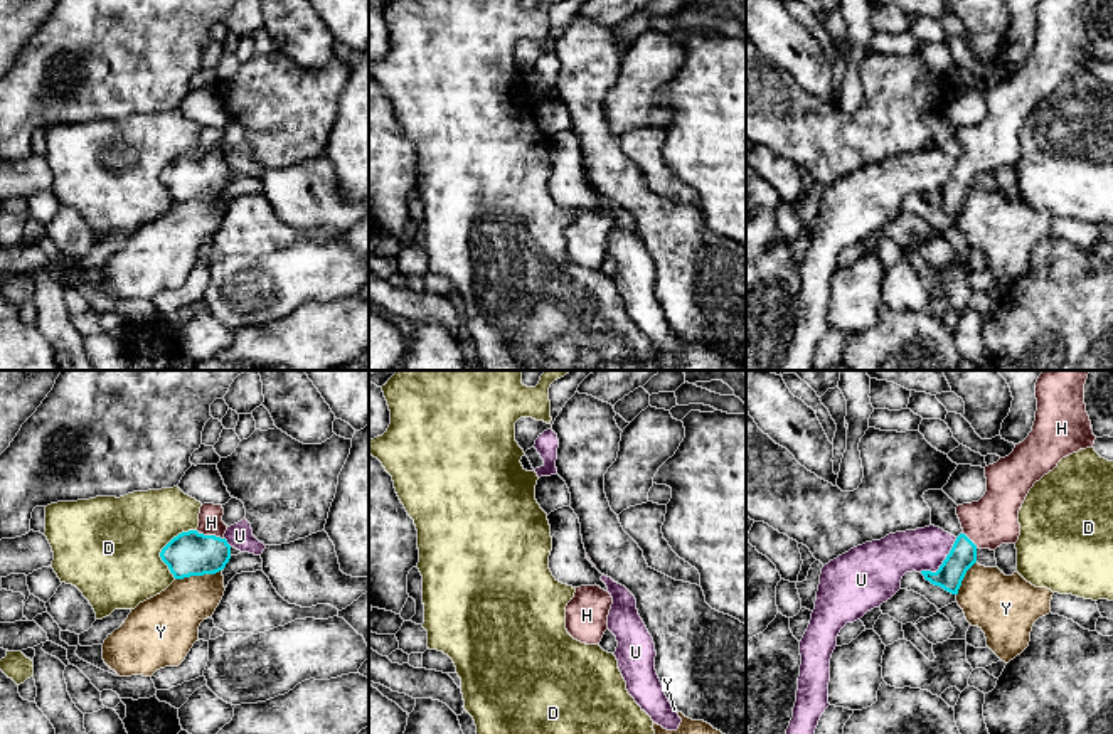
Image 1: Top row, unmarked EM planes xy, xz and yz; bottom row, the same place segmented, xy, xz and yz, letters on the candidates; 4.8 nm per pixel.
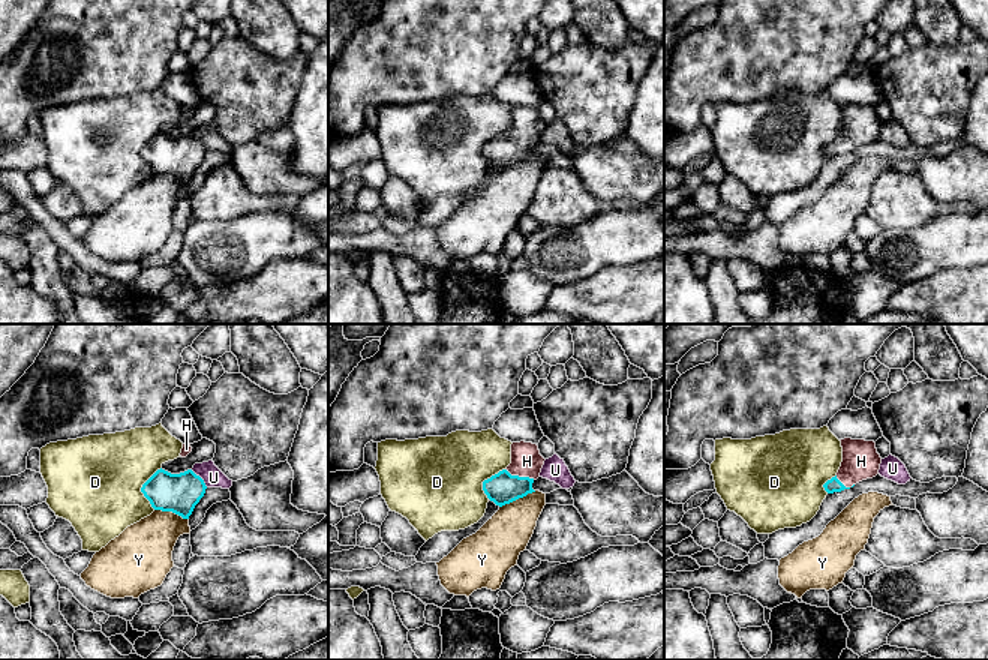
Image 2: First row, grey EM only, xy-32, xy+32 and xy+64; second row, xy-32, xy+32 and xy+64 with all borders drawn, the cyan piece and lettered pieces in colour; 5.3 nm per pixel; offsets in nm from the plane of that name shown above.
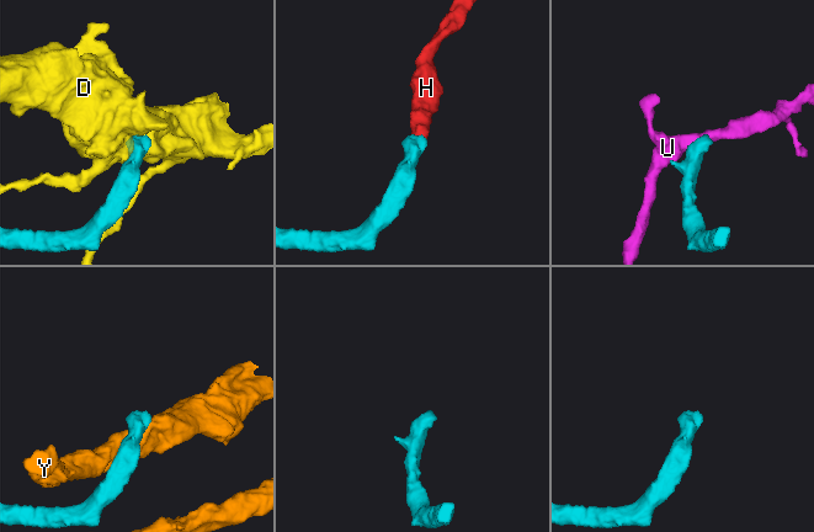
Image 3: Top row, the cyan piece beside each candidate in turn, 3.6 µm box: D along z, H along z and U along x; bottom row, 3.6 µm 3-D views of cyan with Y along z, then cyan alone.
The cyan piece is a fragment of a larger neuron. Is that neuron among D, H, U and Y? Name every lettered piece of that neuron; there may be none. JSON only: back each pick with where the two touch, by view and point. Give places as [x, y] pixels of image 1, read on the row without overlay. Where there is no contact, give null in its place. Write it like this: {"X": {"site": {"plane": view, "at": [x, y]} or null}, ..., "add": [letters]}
{"H": {"site": {"plane": "xy", "at": [209, 159]}}, "add": ["H"]}

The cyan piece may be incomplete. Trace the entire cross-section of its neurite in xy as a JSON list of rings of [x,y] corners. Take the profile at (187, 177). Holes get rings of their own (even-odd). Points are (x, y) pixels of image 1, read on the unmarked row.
[[[204,126],[199,150],[173,160],[160,175],[175,202],[216,197],[231,182],[231,168],[224,162],[222,128]]]

